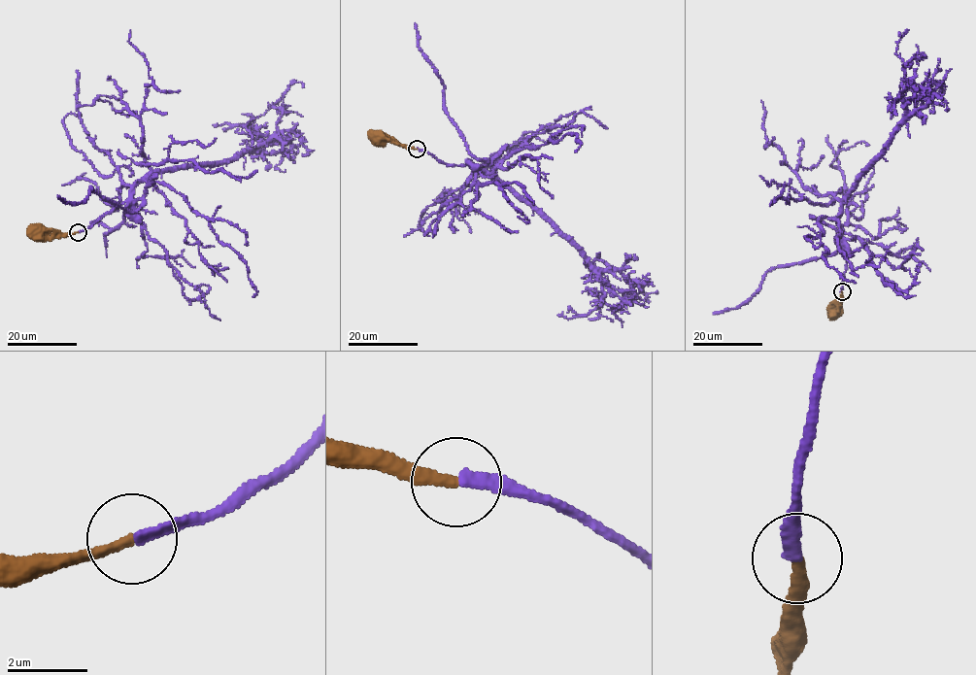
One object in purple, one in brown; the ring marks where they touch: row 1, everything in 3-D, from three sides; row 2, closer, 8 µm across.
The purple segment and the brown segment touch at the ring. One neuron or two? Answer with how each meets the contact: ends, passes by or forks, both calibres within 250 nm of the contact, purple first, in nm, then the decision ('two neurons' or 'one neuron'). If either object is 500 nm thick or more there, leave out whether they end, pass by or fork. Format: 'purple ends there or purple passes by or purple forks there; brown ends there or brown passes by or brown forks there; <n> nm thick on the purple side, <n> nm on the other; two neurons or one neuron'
purple ends there; brown ends there; 240 nm thick on the purple side, 260 nm on the other; one neuron

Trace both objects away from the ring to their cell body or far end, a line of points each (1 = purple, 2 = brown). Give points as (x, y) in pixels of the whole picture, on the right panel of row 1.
1: (842, 291), (846, 261), (840, 207), (904, 116), (903, 60), (895, 52), (901, 36), (897, 35)
2: (842, 291), (837, 308), (840, 312), (836, 311)

